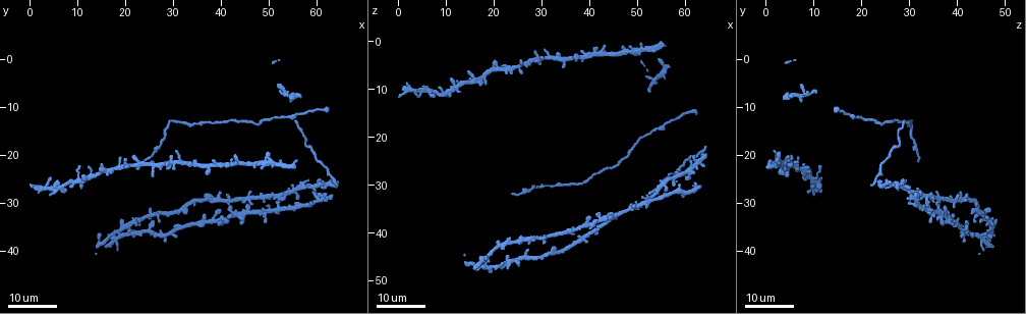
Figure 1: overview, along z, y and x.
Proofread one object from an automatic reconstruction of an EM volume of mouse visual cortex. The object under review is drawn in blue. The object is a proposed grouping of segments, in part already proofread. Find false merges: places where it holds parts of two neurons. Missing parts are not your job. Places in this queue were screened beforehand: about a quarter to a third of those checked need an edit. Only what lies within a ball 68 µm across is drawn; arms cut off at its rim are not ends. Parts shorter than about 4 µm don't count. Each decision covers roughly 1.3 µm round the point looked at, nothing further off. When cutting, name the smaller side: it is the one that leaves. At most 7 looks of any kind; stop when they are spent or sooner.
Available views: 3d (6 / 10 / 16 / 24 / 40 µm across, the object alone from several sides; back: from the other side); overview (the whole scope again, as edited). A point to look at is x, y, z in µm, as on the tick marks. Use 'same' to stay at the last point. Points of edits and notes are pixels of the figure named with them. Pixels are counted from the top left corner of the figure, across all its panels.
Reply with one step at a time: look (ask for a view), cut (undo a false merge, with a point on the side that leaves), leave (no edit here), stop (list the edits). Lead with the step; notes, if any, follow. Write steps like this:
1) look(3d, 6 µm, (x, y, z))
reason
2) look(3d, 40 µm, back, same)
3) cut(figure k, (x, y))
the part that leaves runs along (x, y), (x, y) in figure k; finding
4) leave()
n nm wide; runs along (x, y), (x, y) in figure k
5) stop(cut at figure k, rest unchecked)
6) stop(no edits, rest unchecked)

look(3d, 16 µm, (48.5, 12.5, 22.5))

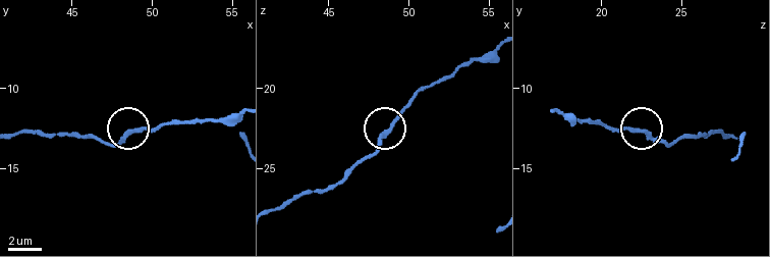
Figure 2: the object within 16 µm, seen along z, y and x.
look(3d, 6 µm, (48.8, 12.7, 22.5))

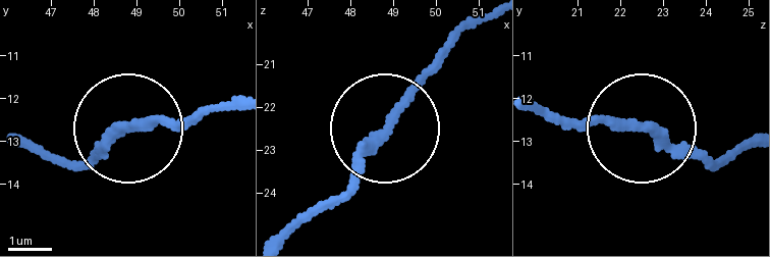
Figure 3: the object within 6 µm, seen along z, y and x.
leave()
side arm 97 µm; runs along (126, 126), (200, 119) in figure 3; continuous, no second neuron

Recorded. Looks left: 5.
look(3d, 16 µm, (52.5, 31.0, 34.0))
a fork

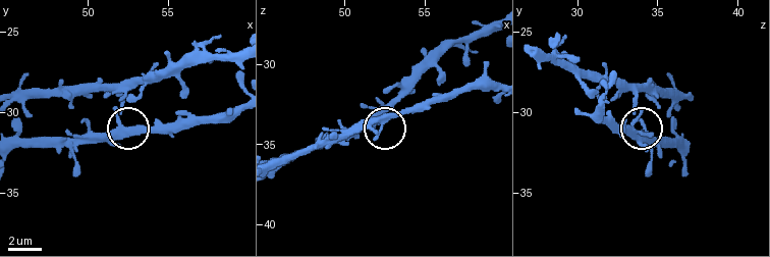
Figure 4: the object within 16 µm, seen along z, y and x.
look(3d, 10 µm, (52.4, 31.2, 33.7))

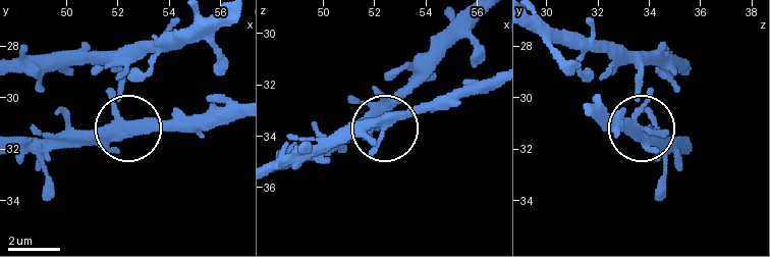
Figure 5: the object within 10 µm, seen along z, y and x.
leave()
side arm 13 µm; continuous, no second neuron

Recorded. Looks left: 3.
look(3d, 16 µm, (55.5, 11.5, 17.5))

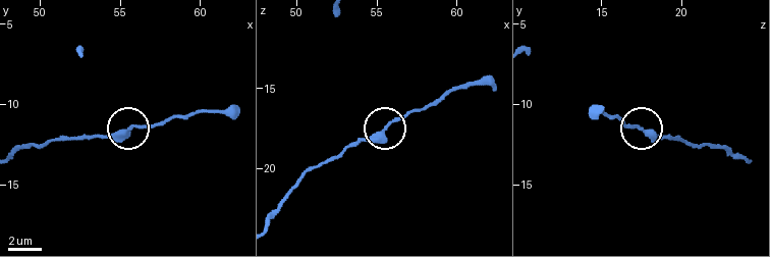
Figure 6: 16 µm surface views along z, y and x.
look(3d, 6 µm, (55.8, 11.5, 17.2))

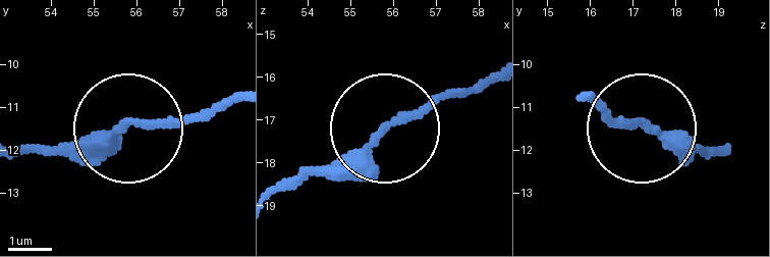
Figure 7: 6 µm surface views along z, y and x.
look(3d, 6 µm, back, (55.70, 11.40, 17.20))

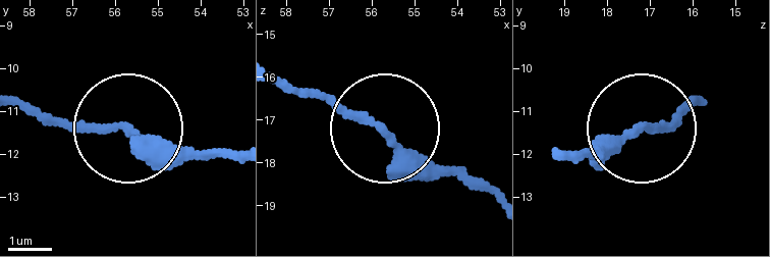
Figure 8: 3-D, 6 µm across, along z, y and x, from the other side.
leave()
170 nm wide; runs along (495, 197), (290, 91) in figure 8; all the same neuron

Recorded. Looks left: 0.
stop(no edits, rest unchecked)

